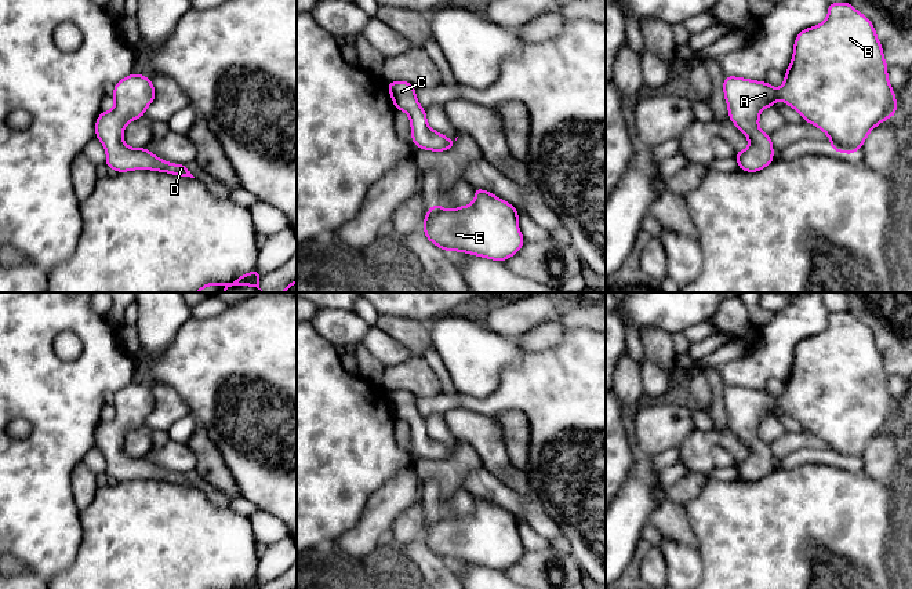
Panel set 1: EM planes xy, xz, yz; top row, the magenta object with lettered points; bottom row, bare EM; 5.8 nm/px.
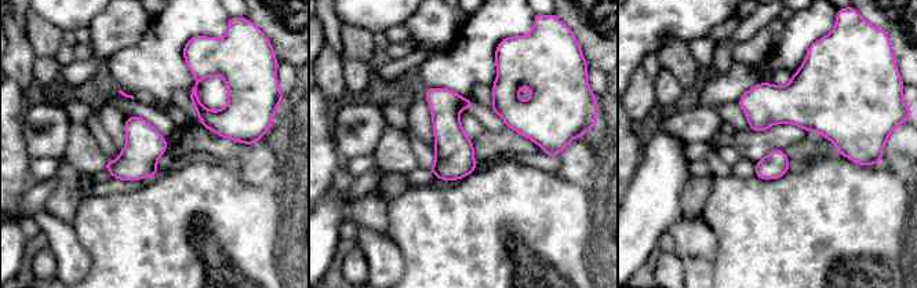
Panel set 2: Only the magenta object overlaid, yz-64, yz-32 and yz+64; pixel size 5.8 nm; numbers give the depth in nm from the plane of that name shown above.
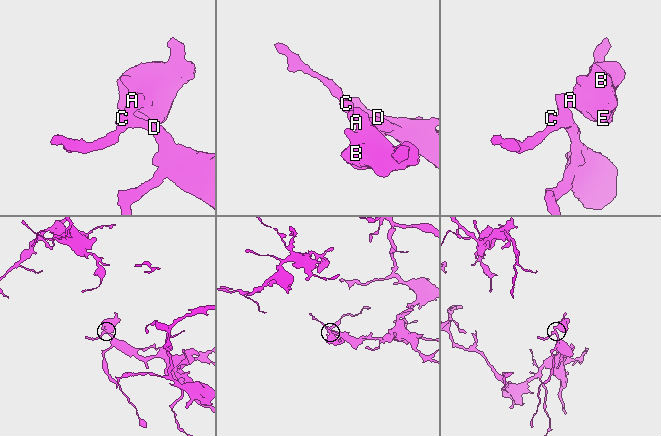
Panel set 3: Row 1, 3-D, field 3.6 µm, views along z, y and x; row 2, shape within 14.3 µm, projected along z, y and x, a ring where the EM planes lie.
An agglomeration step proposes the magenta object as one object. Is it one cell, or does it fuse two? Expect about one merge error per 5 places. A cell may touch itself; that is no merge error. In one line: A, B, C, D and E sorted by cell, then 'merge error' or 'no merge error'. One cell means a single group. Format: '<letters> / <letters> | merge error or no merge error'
A B C D E | no merge error

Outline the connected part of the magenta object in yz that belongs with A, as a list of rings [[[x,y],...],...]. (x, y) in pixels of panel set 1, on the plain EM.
[[[849,310],[829,312],[828,326],[822,332],[797,342],[792,371],[784,385],[785,390],[780,397],[771,396],[767,390],[755,390],[734,385],[724,386],[723,401],[728,417],[728,428],[749,450],[749,455],[745,459],[735,461],[740,479],[756,481],[774,470],[773,451],[770,444],[759,437],[759,426],[760,421],[769,415],[774,415],[777,408],[792,415],[803,429],[822,439],[831,448],[831,458],[847,463],[854,463],[878,433],[897,423],[895,403],[889,392],[883,356],[878,349],[871,328],[857,320]]]

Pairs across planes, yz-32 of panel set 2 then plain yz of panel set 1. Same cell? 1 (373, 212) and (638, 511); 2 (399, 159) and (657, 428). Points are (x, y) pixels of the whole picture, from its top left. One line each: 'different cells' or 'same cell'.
1: different cells
2: different cells

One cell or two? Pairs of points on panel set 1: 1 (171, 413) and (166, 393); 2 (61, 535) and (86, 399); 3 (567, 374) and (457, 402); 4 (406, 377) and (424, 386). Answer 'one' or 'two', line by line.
1: one
2: one
3: one
4: one

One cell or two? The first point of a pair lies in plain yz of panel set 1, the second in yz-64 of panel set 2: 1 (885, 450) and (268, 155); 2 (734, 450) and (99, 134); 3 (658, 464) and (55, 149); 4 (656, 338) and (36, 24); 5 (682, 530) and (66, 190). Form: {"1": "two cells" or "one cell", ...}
{"1": "one cell", "2": "two cells", "3": "two cells", "4": "one cell", "5": "one cell"}

